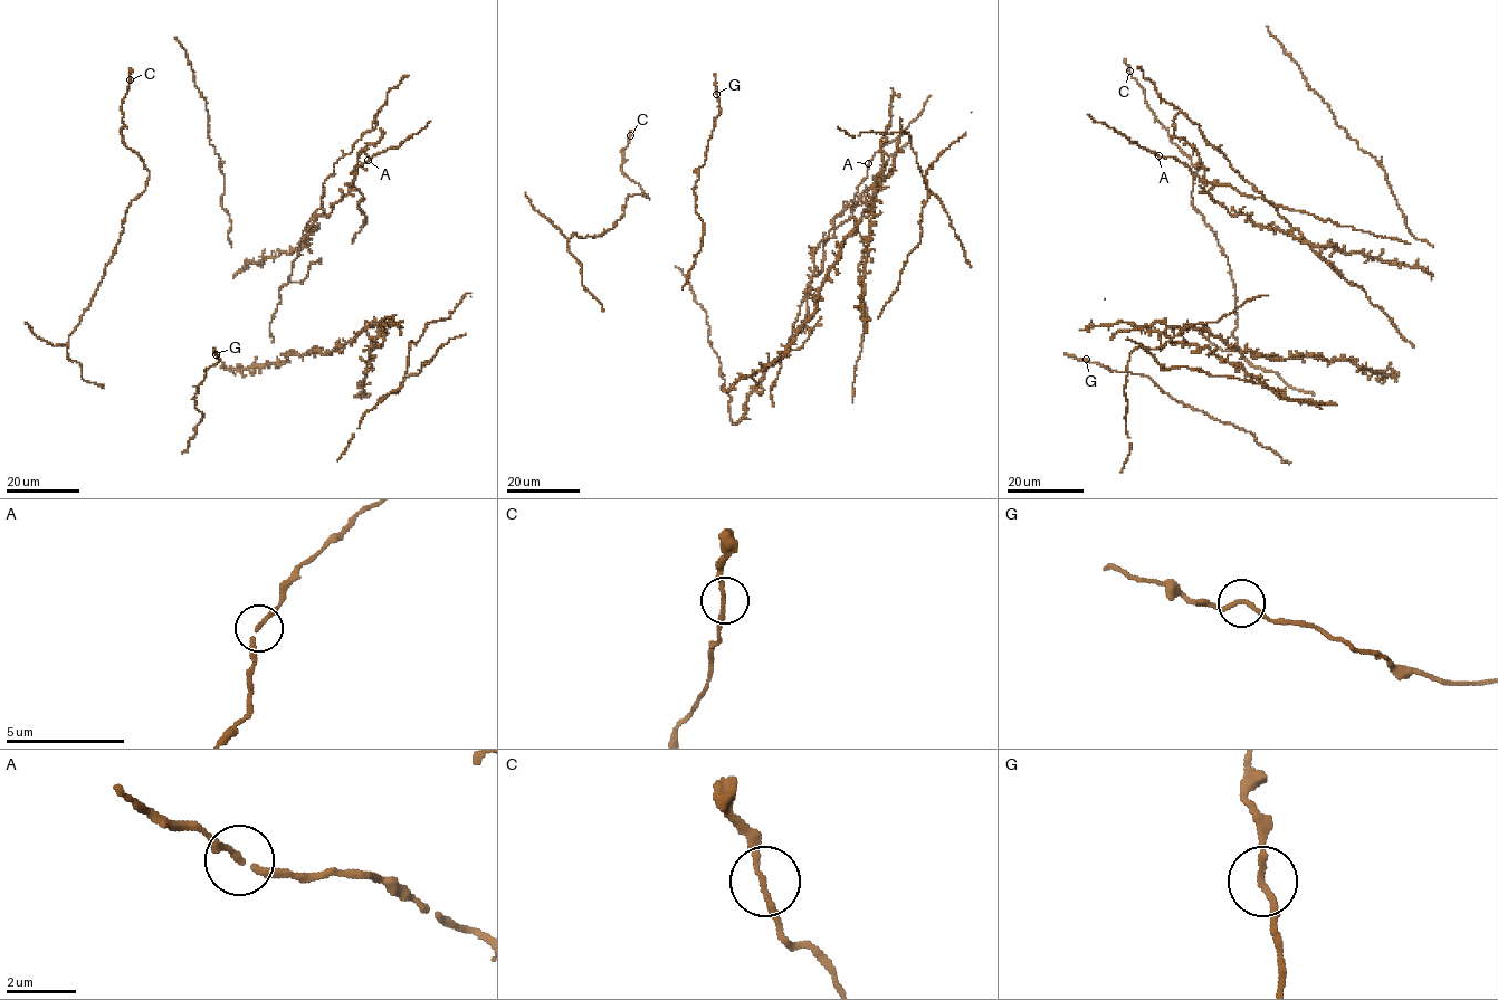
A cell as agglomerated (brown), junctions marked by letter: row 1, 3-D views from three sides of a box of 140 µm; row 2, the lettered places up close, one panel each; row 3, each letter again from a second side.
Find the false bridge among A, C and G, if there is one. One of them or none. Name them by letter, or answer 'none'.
none

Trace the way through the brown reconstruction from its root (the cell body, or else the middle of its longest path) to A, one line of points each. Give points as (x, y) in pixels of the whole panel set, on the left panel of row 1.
A: (299, 243), (314, 219), (327, 217), (349, 192), (356, 168), (368, 160)

